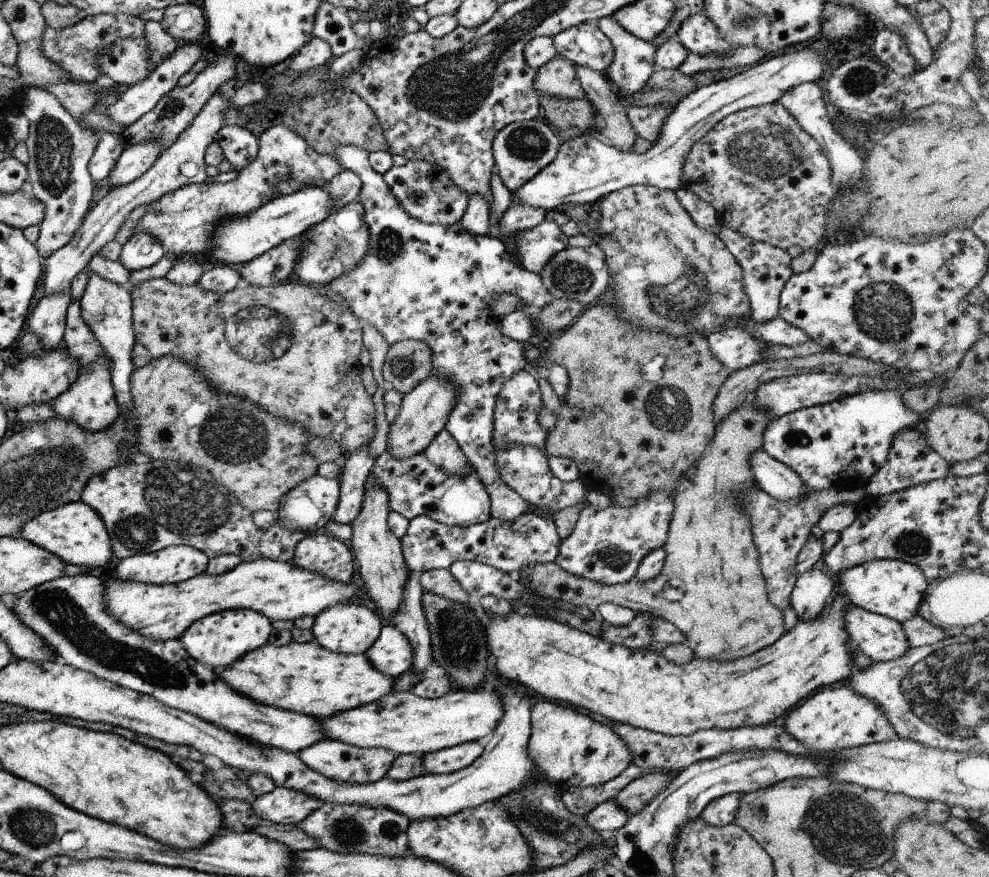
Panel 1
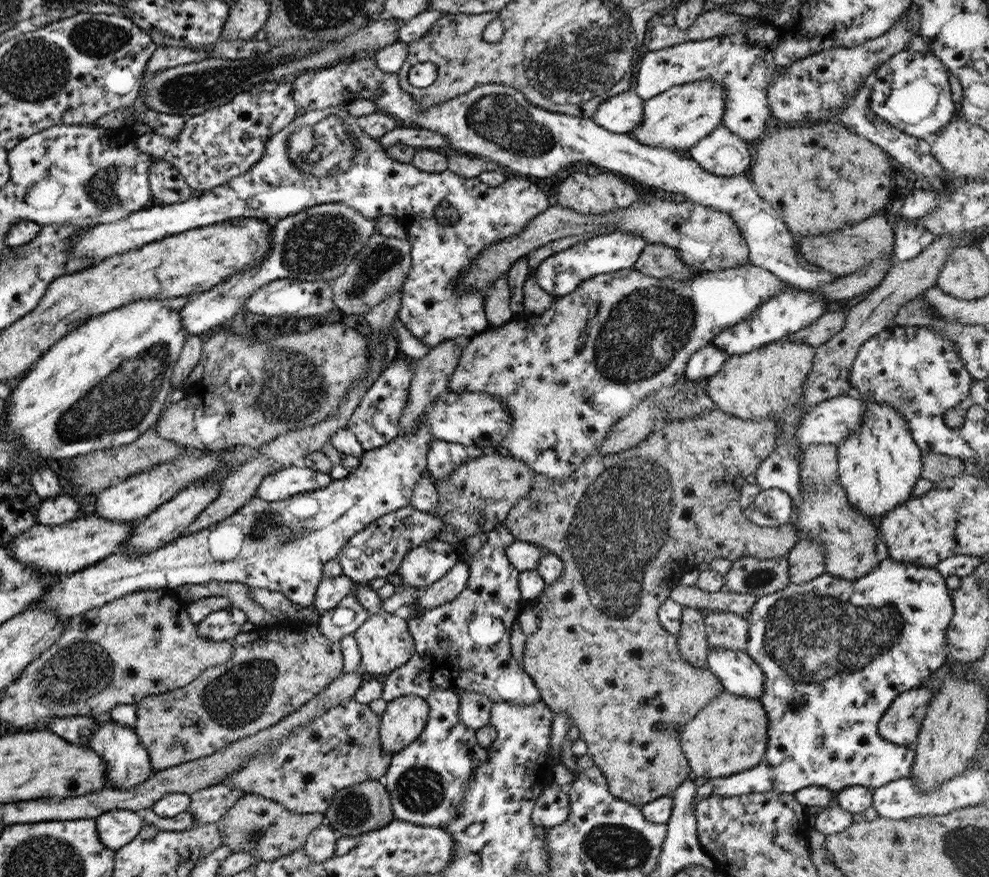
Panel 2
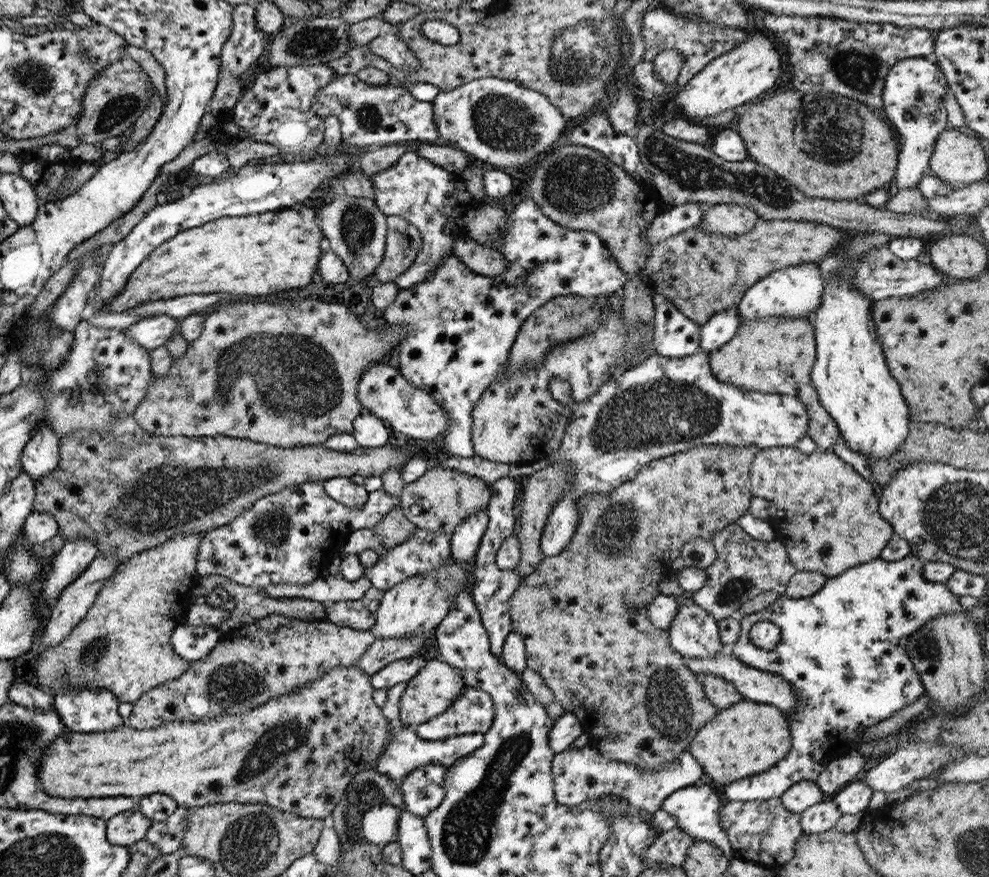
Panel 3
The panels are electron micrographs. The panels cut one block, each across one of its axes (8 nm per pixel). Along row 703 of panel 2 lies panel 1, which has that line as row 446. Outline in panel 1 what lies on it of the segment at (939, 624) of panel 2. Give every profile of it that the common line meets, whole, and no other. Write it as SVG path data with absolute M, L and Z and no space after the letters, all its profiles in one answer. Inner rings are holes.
M867 390L861 394L844 396L839 400L800 408L771 419L767 424L761 443L761 449L767 456L785 464L811 491L827 490L831 488L851 489L864 488L867 480L883 466L889 446L892 446L893 434L903 428L914 428L919 421L919 414L909 410L903 400L901 392L897 390Z

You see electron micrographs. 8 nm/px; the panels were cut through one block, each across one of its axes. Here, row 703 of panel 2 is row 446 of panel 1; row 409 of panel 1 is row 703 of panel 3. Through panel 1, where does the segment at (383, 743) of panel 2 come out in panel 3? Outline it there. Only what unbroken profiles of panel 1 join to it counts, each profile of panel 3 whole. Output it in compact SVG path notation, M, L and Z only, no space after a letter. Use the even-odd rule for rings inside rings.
M427 658L420 669L407 681L407 686L401 693L398 700L398 718L401 719L401 723L417 726L449 708L453 698L457 698L461 694L461 688L464 687L463 677L455 667L436 658Z

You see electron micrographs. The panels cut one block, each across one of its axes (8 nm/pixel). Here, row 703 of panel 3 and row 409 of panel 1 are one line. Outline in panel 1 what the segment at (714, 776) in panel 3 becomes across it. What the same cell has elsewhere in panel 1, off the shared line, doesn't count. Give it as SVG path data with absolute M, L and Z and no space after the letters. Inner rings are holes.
M743 400L729 416L714 424L713 438L709 440L705 452L695 460L677 480L673 493L673 512L668 524L666 541L662 549L665 558L660 573L647 582L639 582L635 577L625 584L600 585L561 570L554 562L523 566L515 578L527 584L531 592L547 600L566 602L573 606L585 606L589 612L597 614L601 603L613 603L627 607L634 613L647 612L674 625L685 636L685 644L693 650L694 658L707 660L735 660L749 656L769 644L773 644L783 633L783 615L767 600L765 580L761 576L758 554L755 550L749 516L741 508L741 492L745 486L754 485L749 466L749 456L761 449L763 432L772 417L769 412L757 410L753 402Z

